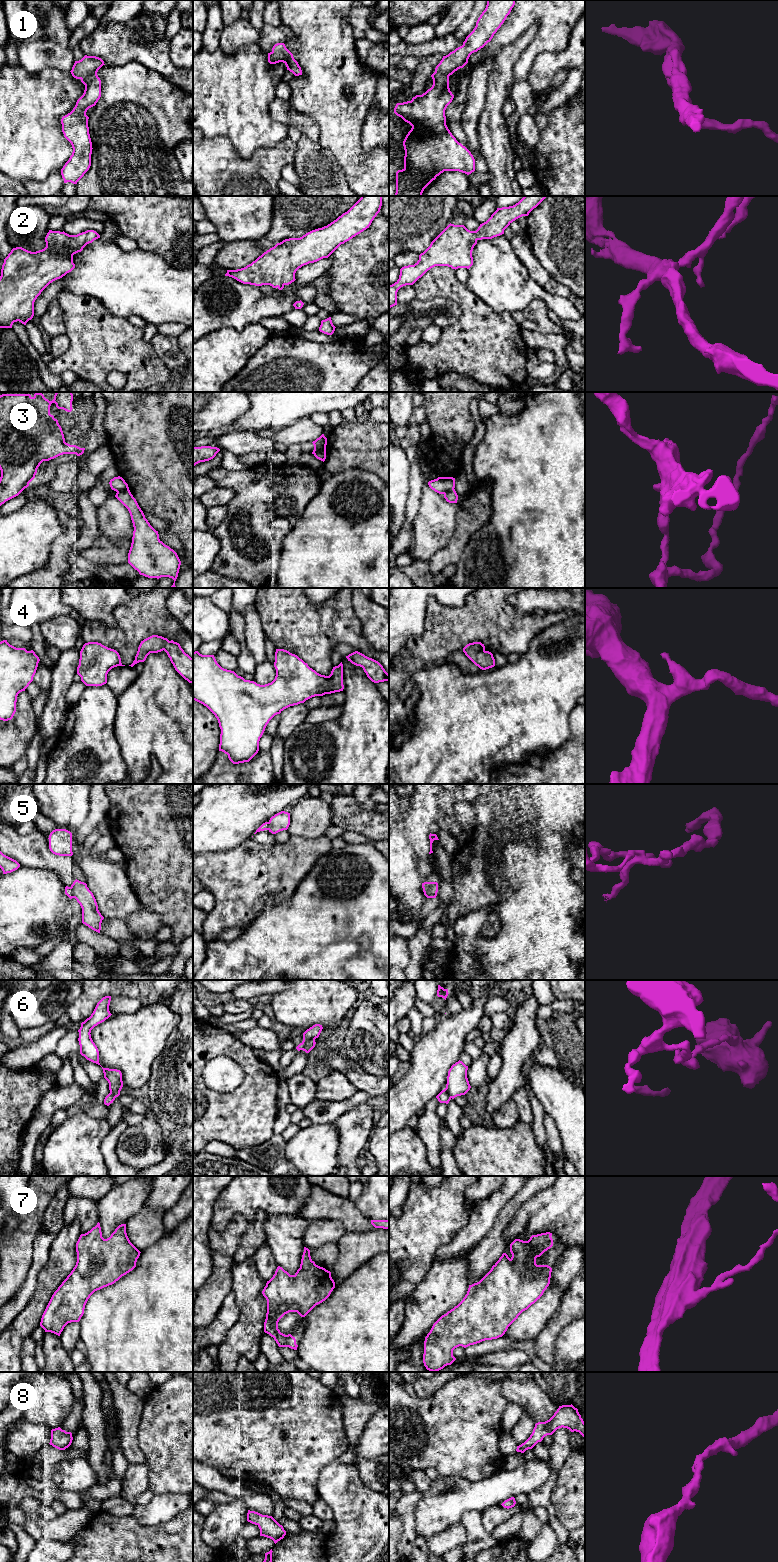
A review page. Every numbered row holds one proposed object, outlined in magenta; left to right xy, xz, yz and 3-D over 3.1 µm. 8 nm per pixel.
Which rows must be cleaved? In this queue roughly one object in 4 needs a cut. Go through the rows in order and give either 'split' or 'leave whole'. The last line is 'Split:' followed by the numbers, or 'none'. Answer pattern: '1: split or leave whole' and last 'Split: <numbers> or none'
1: leave whole
2: leave whole
3: split
4: leave whole
5: split
6: split
7: leave whole
8: leave whole
Split: 3, 5, 6

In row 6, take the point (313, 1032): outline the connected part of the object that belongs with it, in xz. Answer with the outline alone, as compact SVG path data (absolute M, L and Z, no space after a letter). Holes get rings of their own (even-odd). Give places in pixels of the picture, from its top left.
M315 1024L312 1027L310 1027L309 1029L307 1029L303 1033L303 1041L296 1047L296 1049L298 1051L300 1051L304 1048L304 1045L306 1042L308 1042L311 1039L315 1040L316 1038L318 1038L322 1029L323 1029L323 1027L320 1024Z

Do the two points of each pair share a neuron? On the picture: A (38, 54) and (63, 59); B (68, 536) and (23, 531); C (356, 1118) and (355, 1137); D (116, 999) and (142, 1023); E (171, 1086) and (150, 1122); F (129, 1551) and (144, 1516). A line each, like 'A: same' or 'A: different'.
A: same
B: different
C: same
D: different
E: different
F: different

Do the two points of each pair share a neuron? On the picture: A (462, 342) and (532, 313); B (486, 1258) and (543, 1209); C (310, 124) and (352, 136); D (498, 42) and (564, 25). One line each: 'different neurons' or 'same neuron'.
A: different neurons
B: different neurons
C: different neurons
D: same neuron

